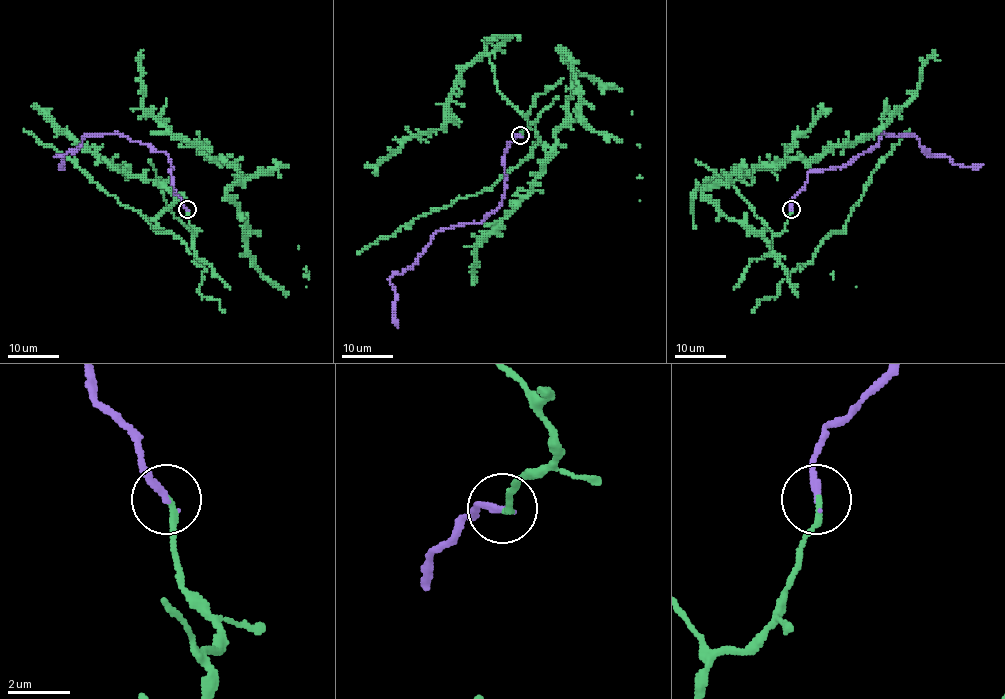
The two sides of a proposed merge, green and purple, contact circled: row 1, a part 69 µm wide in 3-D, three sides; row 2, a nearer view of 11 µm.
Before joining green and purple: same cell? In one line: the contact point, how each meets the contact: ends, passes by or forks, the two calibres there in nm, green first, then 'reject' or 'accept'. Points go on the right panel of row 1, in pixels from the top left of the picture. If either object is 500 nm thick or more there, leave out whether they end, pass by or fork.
(791, 209) | green ends | purple ends | 200/240 nm | accept

